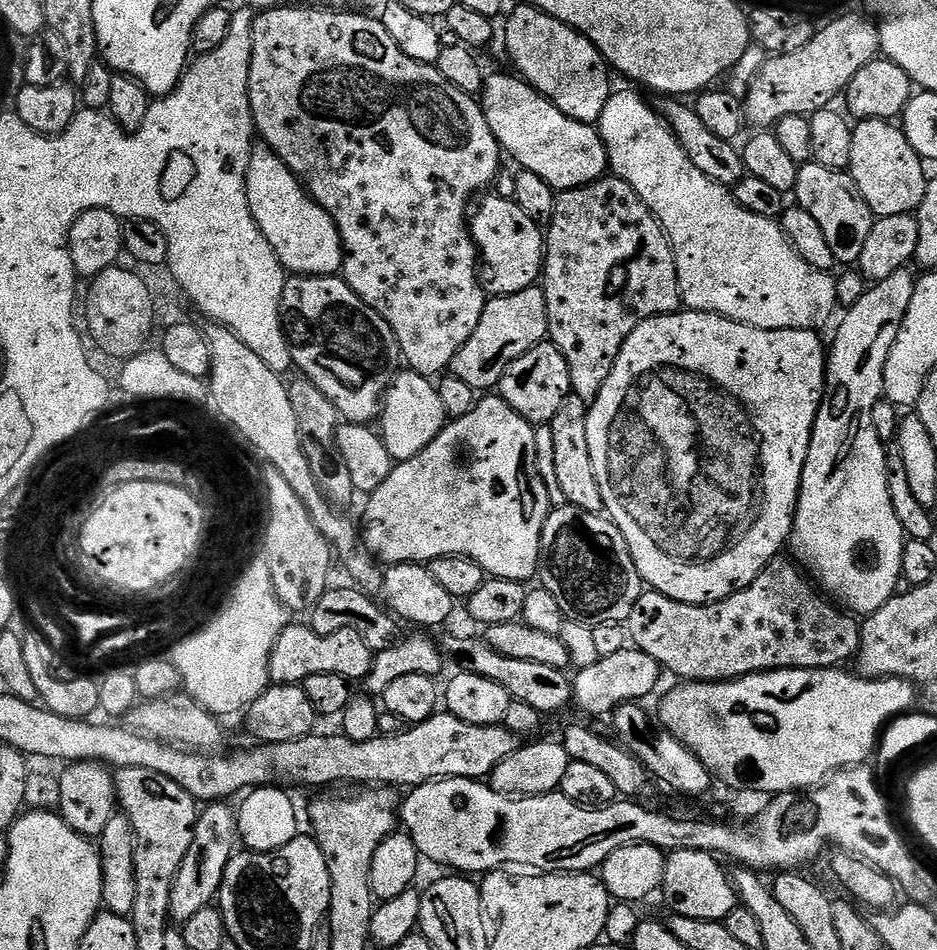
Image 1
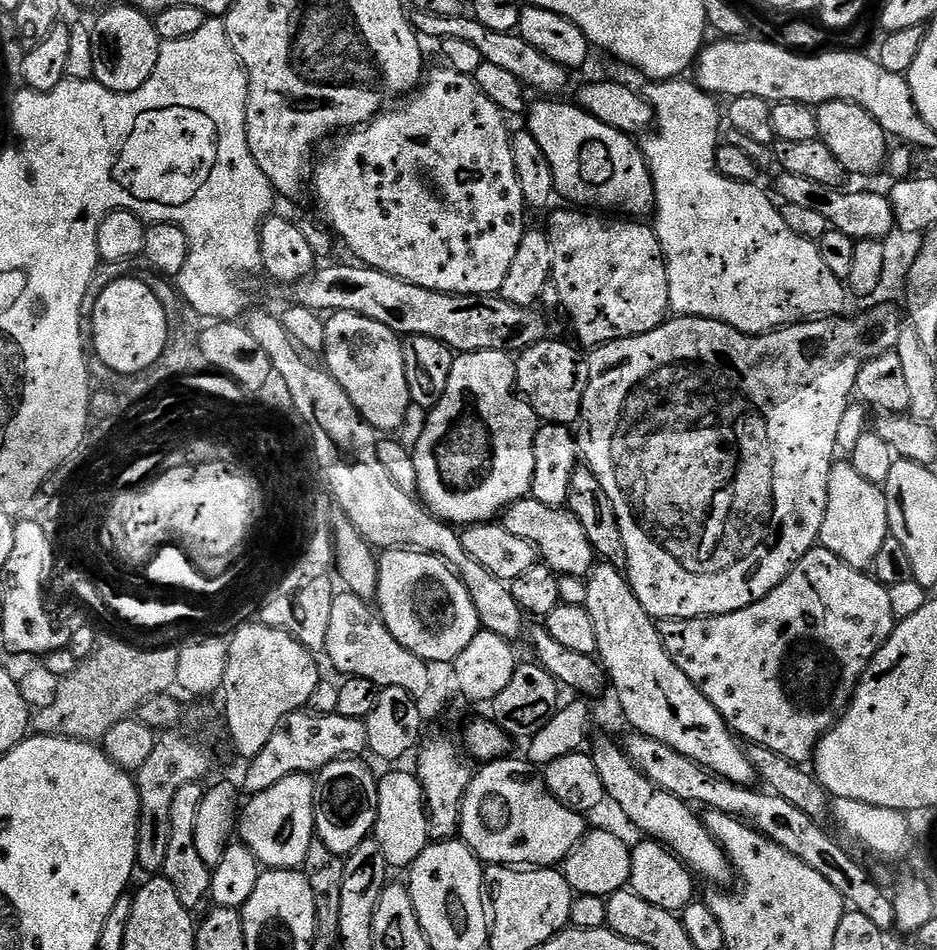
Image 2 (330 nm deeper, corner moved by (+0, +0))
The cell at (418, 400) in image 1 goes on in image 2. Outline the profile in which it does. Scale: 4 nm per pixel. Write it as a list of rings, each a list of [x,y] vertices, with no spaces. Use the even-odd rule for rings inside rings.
[[[333,312],[324,320],[323,359],[332,377],[350,394],[350,402],[380,434],[392,434],[404,424],[408,408],[413,407],[406,382],[406,362],[401,337],[390,326],[362,318],[353,312]]]

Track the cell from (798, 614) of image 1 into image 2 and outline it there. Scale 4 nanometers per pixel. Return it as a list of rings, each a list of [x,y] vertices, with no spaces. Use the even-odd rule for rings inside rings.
[[[817,546],[811,548],[792,567],[790,574],[786,574],[786,578],[780,585],[774,590],[770,590],[770,594],[766,594],[766,598],[730,614],[702,616],[699,620],[662,620],[659,621],[658,627],[664,649],[668,651],[670,658],[678,666],[678,670],[682,670],[682,674],[686,674],[686,678],[690,678],[690,682],[694,682],[697,690],[712,703],[714,710],[718,710],[718,714],[722,714],[722,718],[737,737],[743,738],[748,744],[766,746],[766,750],[774,750],[774,754],[784,756],[790,762],[804,766],[813,759],[821,736],[832,729],[847,710],[852,695],[856,692],[856,687],[864,678],[868,663],[872,661],[874,654],[878,654],[878,650],[882,650],[882,646],[888,641],[892,631],[896,629],[897,623],[894,609],[890,607],[888,589],[877,582],[875,575],[858,568],[851,568],[830,550]]]

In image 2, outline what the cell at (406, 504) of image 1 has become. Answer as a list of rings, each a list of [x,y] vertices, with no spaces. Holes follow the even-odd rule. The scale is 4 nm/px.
[[[494,350],[459,353],[452,362],[446,394],[442,394],[438,406],[427,416],[424,433],[417,438],[412,452],[412,461],[416,467],[419,499],[437,518],[453,526],[487,524],[531,493],[538,417],[528,401],[518,395],[516,360],[509,353]]]

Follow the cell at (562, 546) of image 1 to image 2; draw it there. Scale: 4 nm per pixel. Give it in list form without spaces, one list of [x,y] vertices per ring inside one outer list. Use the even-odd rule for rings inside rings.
[[[525,498],[507,508],[502,523],[510,534],[518,534],[518,538],[526,538],[526,542],[536,545],[539,559],[560,576],[587,577],[597,563],[598,557],[590,538],[586,538],[586,530],[582,530],[582,522],[567,508],[542,506],[542,502]]]

